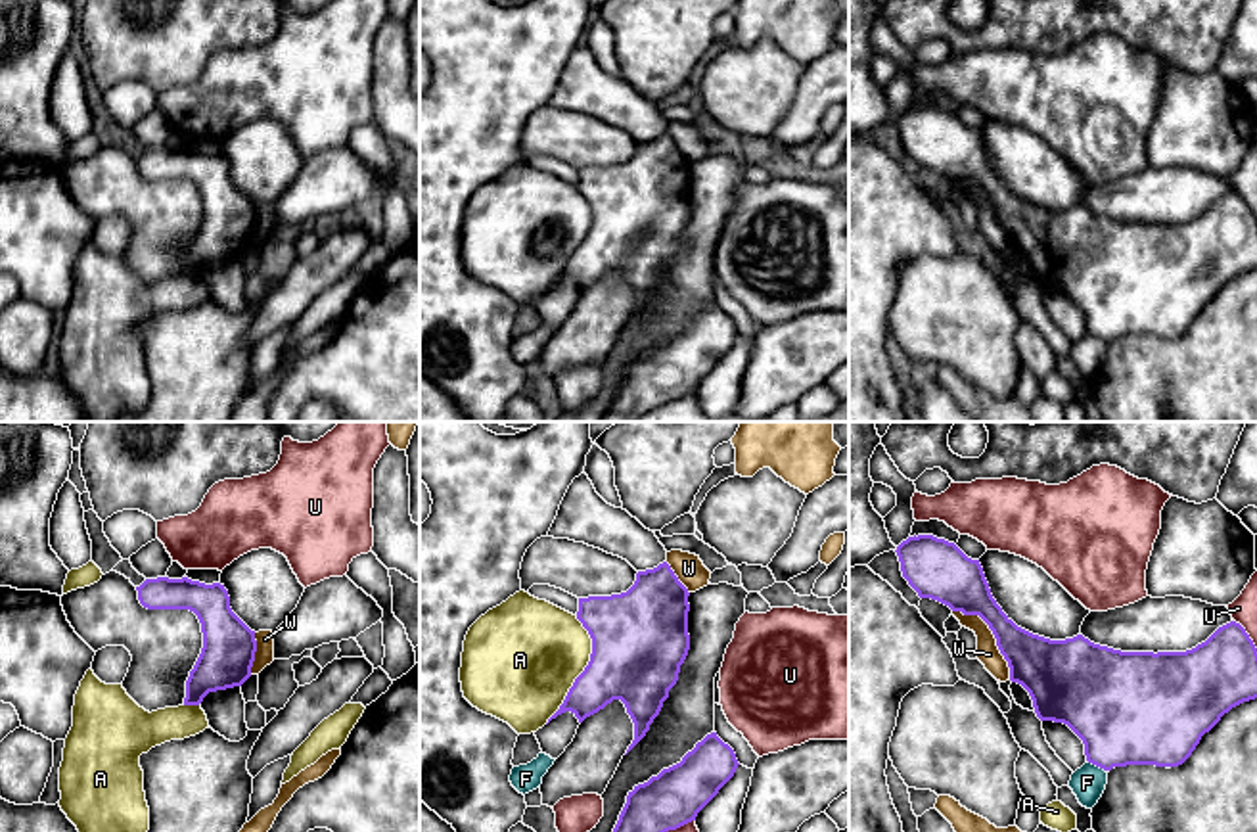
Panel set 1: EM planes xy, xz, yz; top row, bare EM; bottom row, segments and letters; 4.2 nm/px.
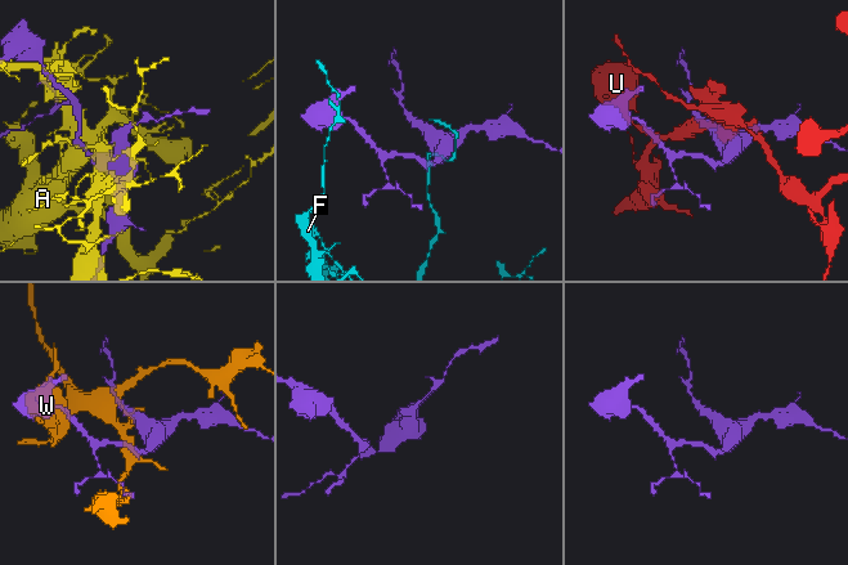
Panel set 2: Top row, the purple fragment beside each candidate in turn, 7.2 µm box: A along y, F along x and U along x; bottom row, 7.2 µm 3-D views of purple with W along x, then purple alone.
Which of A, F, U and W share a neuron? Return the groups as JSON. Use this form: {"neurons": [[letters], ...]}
{"neurons": [["A"], ["F"], ["U"], ["W"]]}

